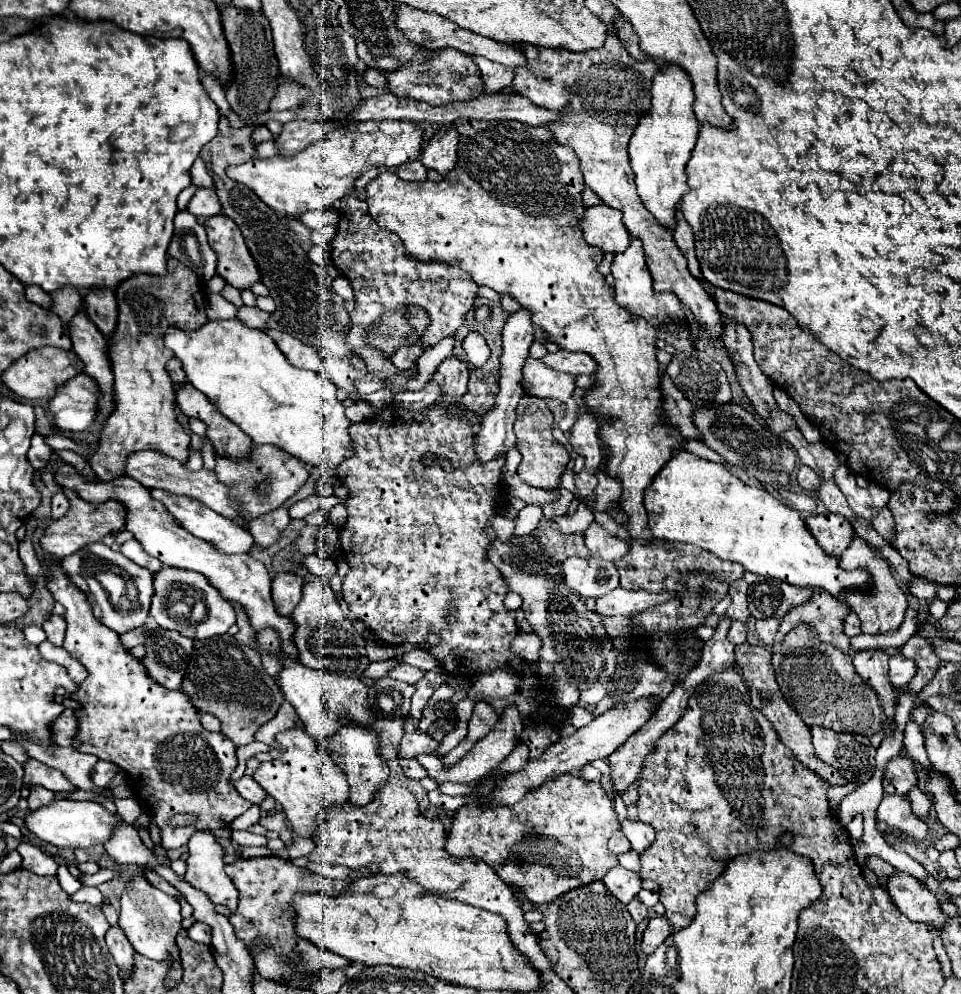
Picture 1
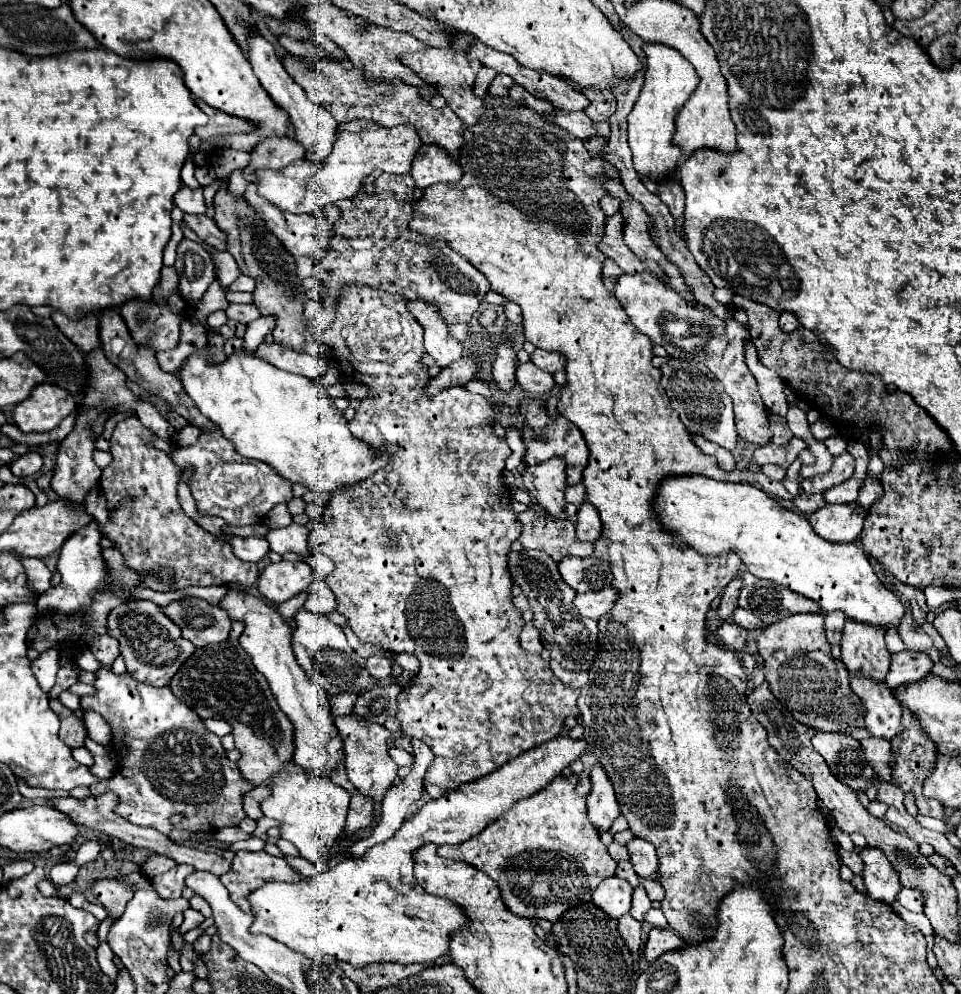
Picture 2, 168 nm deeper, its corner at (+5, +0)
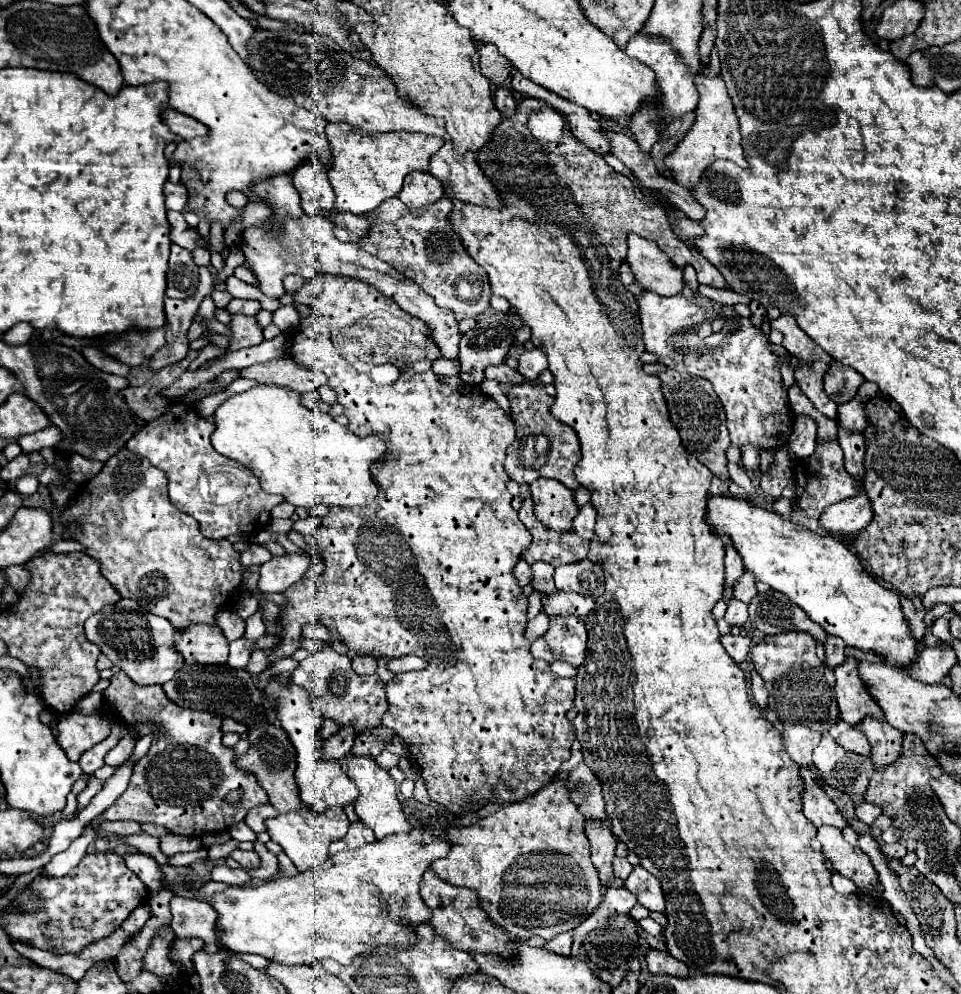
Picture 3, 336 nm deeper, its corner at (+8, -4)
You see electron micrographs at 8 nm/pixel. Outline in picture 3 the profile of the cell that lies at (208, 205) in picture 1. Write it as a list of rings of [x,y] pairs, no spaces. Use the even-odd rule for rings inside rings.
[[[166,181],[164,197],[166,197],[166,209],[184,211],[184,203],[188,201],[188,193],[186,193],[184,185],[176,185],[176,183]]]

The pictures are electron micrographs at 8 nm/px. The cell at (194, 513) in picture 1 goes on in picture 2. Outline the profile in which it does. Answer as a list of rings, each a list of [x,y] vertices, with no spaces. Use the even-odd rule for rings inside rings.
[[[227,537],[227,543],[233,547],[233,553],[243,561],[261,561],[269,553],[267,539],[257,537]]]

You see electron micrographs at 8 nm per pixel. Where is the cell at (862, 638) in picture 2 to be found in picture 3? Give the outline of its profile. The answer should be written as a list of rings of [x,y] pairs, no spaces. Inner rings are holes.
[[[846,659],[840,667],[836,667],[836,695],[838,695],[838,709],[840,719],[858,725],[866,717],[880,719],[880,707],[876,707],[876,701],[864,691],[864,683],[860,683],[860,677],[856,675],[856,659]]]

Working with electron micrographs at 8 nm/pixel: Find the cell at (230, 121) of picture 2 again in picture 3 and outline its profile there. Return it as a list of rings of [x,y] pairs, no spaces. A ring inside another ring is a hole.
[[[162,109],[162,111],[160,111],[160,117],[162,117],[162,123],[168,125],[170,131],[176,133],[178,137],[182,137],[182,139],[206,135],[206,127],[204,127],[202,123],[196,123],[196,119],[192,119],[192,117],[188,117],[188,115],[180,115],[178,111]]]

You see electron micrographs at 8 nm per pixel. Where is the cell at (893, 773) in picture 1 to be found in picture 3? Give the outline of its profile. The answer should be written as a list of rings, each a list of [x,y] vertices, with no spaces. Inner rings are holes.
[[[854,727],[854,729],[846,731],[846,733],[842,733],[842,735],[836,739],[836,743],[842,745],[844,749],[848,749],[848,751],[854,751],[854,753],[858,753],[858,755],[868,757],[870,743],[868,743],[866,735],[864,735],[858,727]]]

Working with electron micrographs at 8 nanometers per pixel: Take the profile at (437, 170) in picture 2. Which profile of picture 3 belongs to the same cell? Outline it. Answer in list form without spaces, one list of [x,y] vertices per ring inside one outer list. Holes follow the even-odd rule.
[[[414,171],[404,179],[404,187],[398,195],[398,199],[408,209],[420,209],[432,205],[442,197],[444,189],[440,187],[440,183],[436,183],[436,179],[430,173],[420,173],[420,171]]]

